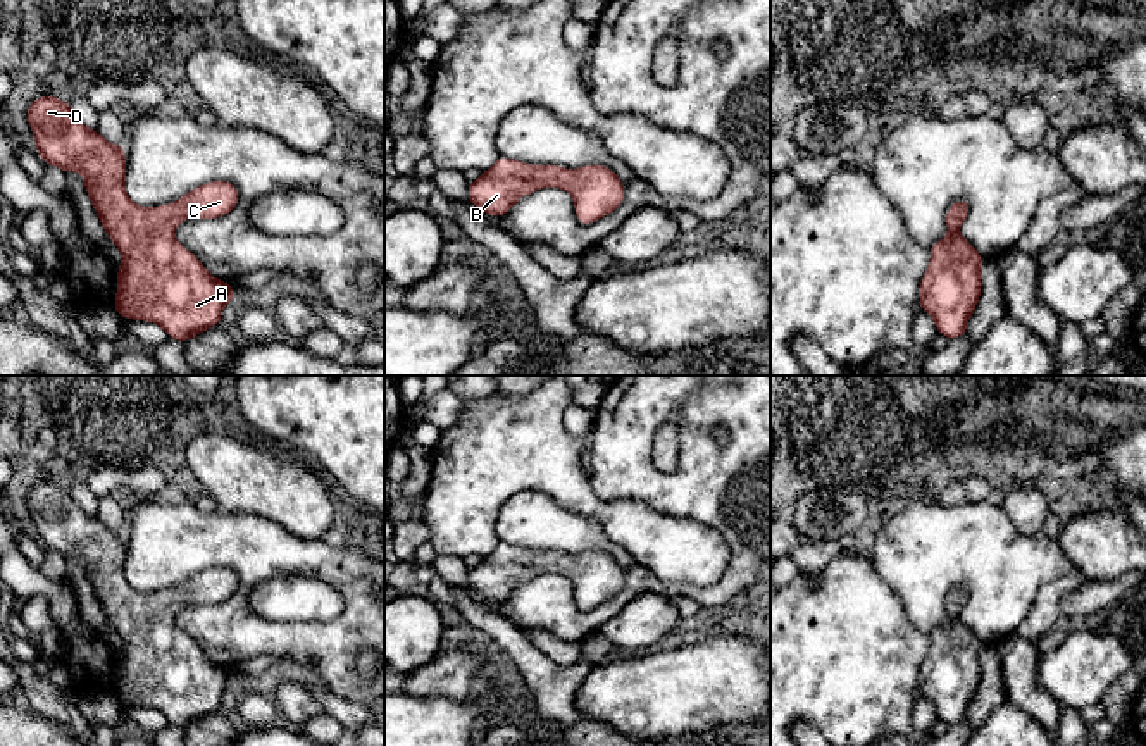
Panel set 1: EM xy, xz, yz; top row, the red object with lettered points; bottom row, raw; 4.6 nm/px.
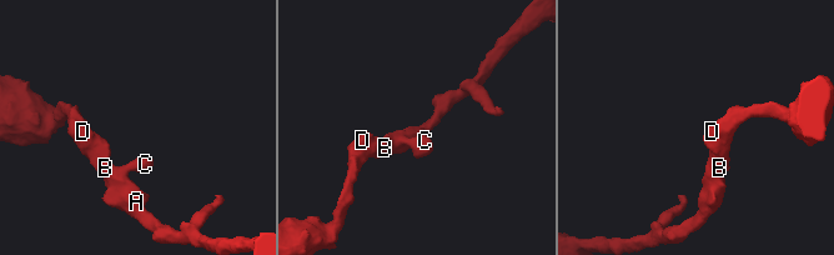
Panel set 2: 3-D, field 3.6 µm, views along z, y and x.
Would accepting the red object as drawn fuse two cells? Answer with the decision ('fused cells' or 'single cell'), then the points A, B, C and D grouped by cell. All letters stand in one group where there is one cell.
single cell; groups A B C D

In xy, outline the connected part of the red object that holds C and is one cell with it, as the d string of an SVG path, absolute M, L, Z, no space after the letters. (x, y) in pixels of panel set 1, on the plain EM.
M45 481L28 493L28 508L45 550L62 556L79 556L109 624L117 631L122 651L117 656L117 684L114 694L121 703L152 706L172 725L186 727L221 708L221 698L234 684L231 670L212 663L202 648L174 624L183 605L214 605L229 600L240 577L226 567L212 567L195 574L172 591L143 594L133 589L124 575L124 532L107 529L98 517L88 515L71 496L69 489Z

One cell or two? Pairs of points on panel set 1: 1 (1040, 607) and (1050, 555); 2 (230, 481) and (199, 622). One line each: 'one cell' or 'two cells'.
1: two cells
2: two cells

